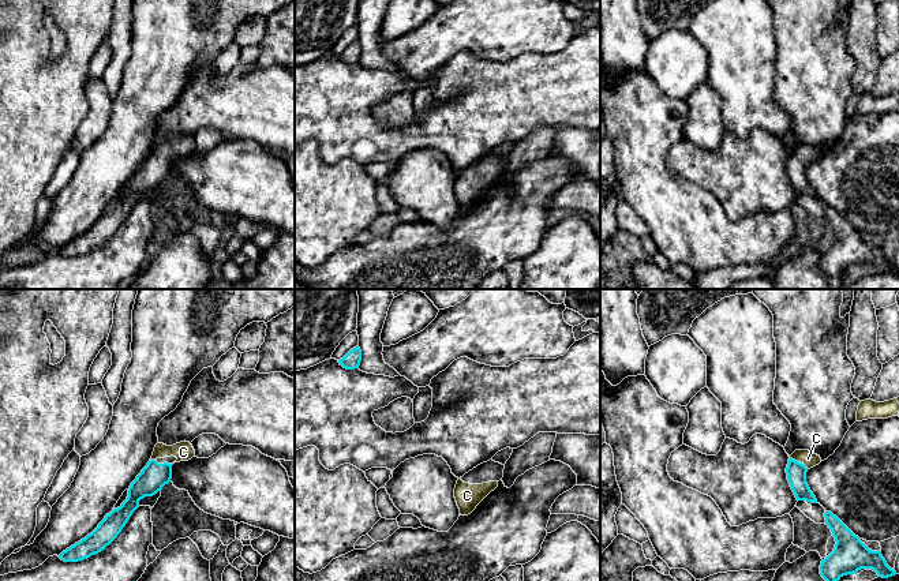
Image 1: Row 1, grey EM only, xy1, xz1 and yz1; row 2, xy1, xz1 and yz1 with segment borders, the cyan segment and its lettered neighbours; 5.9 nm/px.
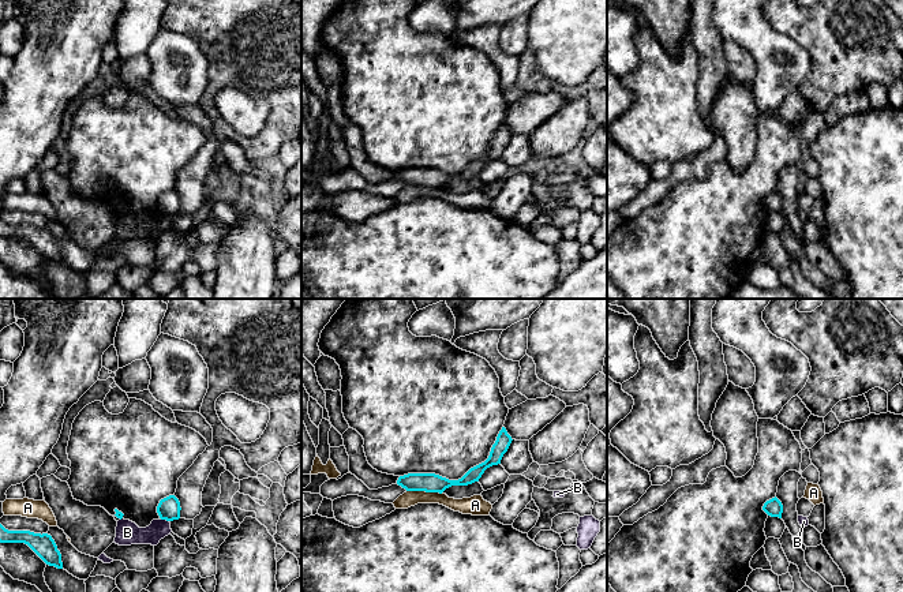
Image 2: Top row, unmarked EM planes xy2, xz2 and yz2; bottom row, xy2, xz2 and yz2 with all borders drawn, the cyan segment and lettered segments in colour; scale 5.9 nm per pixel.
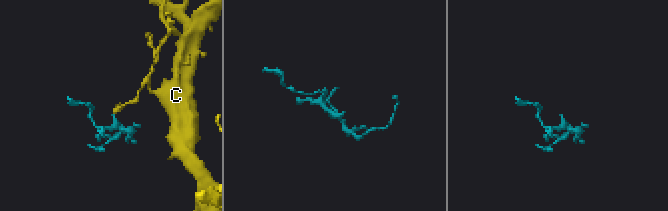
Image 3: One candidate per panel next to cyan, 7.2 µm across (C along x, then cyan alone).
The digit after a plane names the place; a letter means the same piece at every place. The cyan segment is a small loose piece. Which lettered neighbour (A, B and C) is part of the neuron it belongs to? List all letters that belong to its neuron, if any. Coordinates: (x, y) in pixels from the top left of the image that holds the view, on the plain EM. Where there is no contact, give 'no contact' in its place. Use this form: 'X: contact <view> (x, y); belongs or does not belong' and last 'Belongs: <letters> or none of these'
A: contact xz2 (424, 184); does not belong
B: contact xy2 (165, 213); does not belong
C: contact yz1 (800, 157); belongs
Belongs: C

